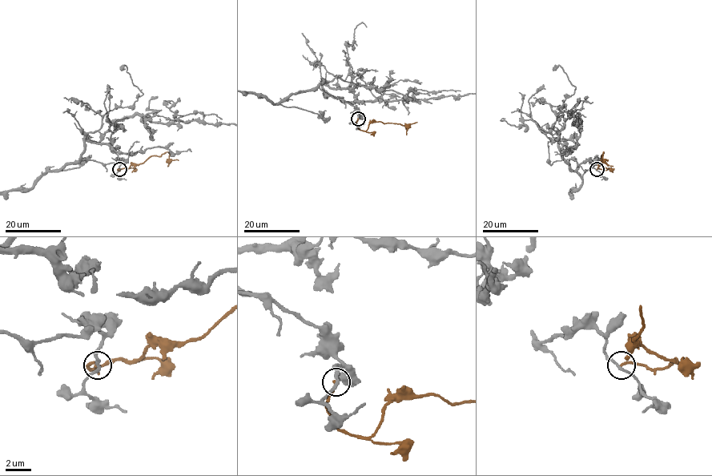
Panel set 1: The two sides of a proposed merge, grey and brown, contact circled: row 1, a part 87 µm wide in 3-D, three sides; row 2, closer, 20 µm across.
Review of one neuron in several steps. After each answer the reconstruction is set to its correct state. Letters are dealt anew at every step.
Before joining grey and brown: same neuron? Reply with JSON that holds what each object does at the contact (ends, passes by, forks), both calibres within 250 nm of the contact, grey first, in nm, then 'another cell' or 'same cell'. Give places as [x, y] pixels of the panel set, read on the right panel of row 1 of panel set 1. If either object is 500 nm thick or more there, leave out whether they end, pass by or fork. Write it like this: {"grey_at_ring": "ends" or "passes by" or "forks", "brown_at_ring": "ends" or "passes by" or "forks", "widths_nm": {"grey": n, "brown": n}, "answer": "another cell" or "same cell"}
{"grey_at_ring": "passes by", "brown_at_ring": "ends", "widths_nm": {"grey": 220, "brown": 200}, "answer": "another cell"}

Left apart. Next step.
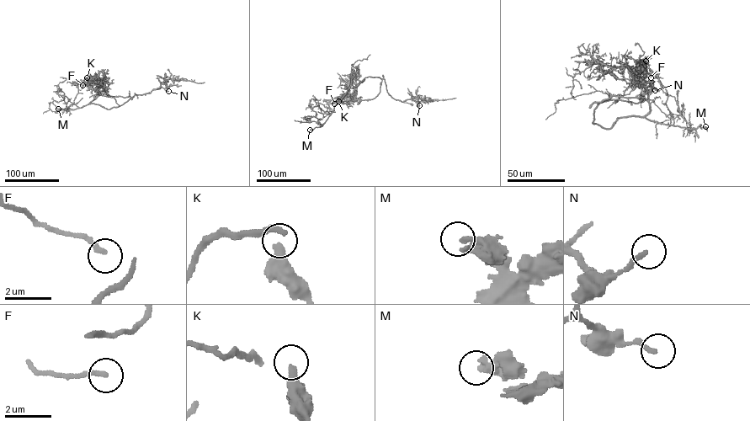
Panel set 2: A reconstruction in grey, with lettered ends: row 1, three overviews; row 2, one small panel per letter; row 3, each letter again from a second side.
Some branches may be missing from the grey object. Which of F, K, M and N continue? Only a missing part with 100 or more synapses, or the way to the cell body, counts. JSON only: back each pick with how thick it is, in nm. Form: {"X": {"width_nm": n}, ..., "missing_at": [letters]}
{"M": {"width_nm": 360}, "missing_at": ["M"]}

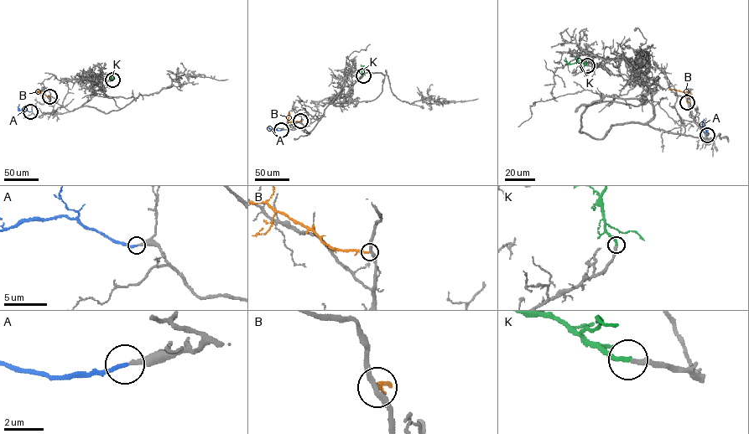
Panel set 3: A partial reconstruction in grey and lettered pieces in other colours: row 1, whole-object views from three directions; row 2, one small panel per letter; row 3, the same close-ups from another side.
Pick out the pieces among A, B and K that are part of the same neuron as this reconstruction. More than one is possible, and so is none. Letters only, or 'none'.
A, K

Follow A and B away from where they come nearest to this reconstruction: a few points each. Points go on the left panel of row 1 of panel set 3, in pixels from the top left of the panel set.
A: (30, 111), (18, 111), (19, 104)
B: (49, 96), (37, 92), (39, 90)

